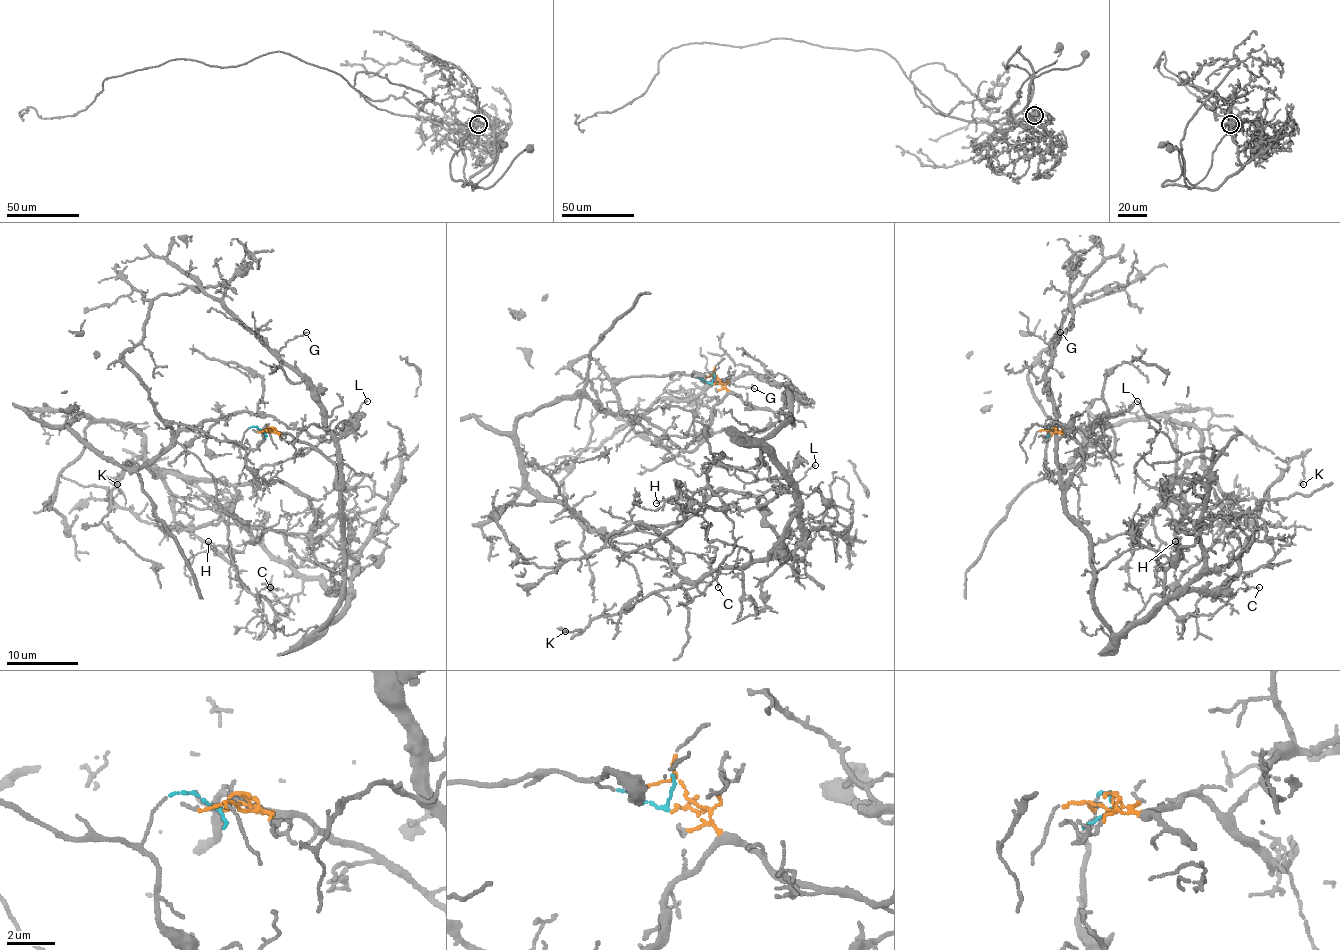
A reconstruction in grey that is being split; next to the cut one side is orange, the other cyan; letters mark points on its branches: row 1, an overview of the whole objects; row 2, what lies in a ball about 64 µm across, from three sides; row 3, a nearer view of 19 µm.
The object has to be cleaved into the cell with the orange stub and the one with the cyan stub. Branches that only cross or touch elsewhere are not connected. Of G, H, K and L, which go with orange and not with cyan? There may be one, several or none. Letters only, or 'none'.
G, H, K

